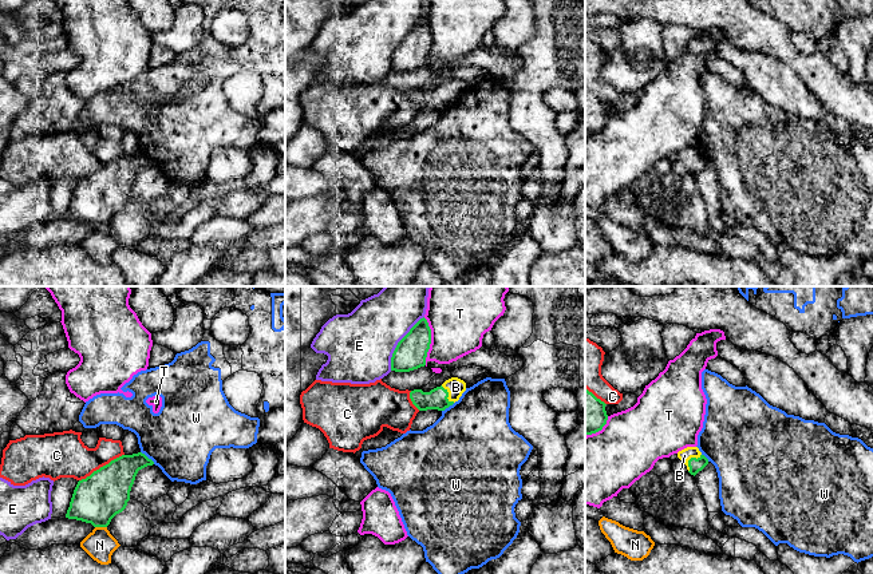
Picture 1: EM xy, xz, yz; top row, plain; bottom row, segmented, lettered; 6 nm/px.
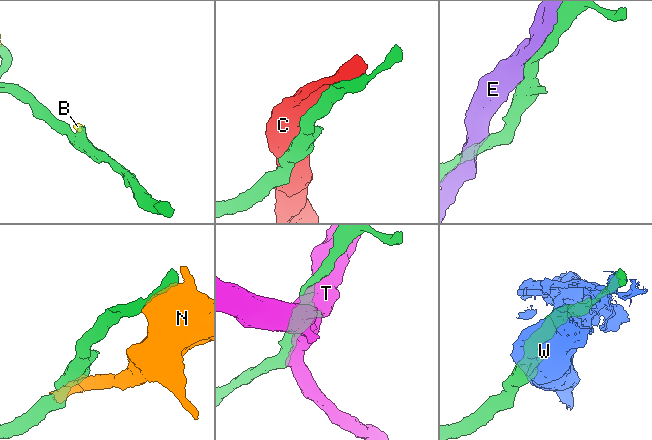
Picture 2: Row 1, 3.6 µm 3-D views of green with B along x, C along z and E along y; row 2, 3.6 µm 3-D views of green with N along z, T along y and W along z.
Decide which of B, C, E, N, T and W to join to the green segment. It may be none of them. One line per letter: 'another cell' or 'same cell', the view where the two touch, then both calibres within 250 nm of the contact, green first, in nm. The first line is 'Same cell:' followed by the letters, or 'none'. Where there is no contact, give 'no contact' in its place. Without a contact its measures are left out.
Same cell: B
B: same cell | yz | 80/80 nm
C: another cell | xy | 300/280 nm
E: another cell | xz | 190/400 nm
N: another cell | xy | 300/180 nm
T: another cell | xz | 190/320 nm
W: another cell | xy | 220/420 nm

